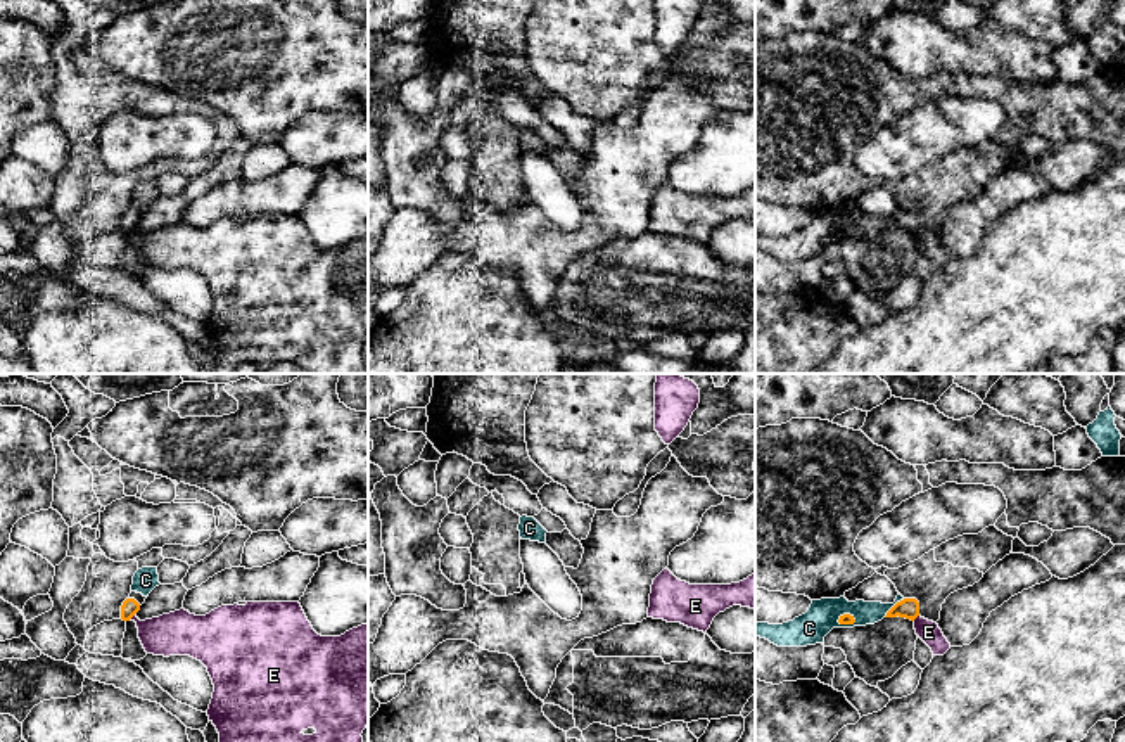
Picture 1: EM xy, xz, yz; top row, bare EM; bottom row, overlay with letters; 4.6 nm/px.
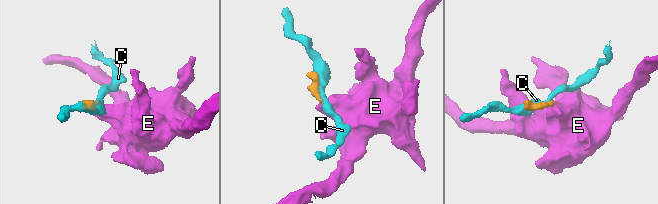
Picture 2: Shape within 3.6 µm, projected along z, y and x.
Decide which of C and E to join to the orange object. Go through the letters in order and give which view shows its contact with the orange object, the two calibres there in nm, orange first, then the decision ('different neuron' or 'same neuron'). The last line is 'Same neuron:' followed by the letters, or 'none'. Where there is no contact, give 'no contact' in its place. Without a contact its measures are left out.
C: yz | 100/110 nm | different neuron
E: xy | 80/200 nm | different neuron
Same neuron: none

